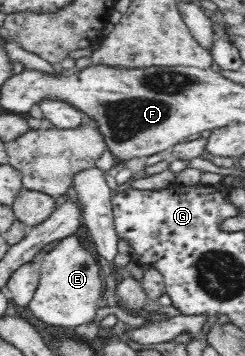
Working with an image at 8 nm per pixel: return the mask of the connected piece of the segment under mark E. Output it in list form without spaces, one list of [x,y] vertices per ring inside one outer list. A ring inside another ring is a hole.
[[[75,235],[59,240],[59,244],[47,253],[38,256],[40,263],[40,280],[28,307],[33,316],[51,324],[73,328],[87,324],[95,318],[98,302],[102,299],[103,284],[99,279],[99,267],[93,254],[83,247]]]

